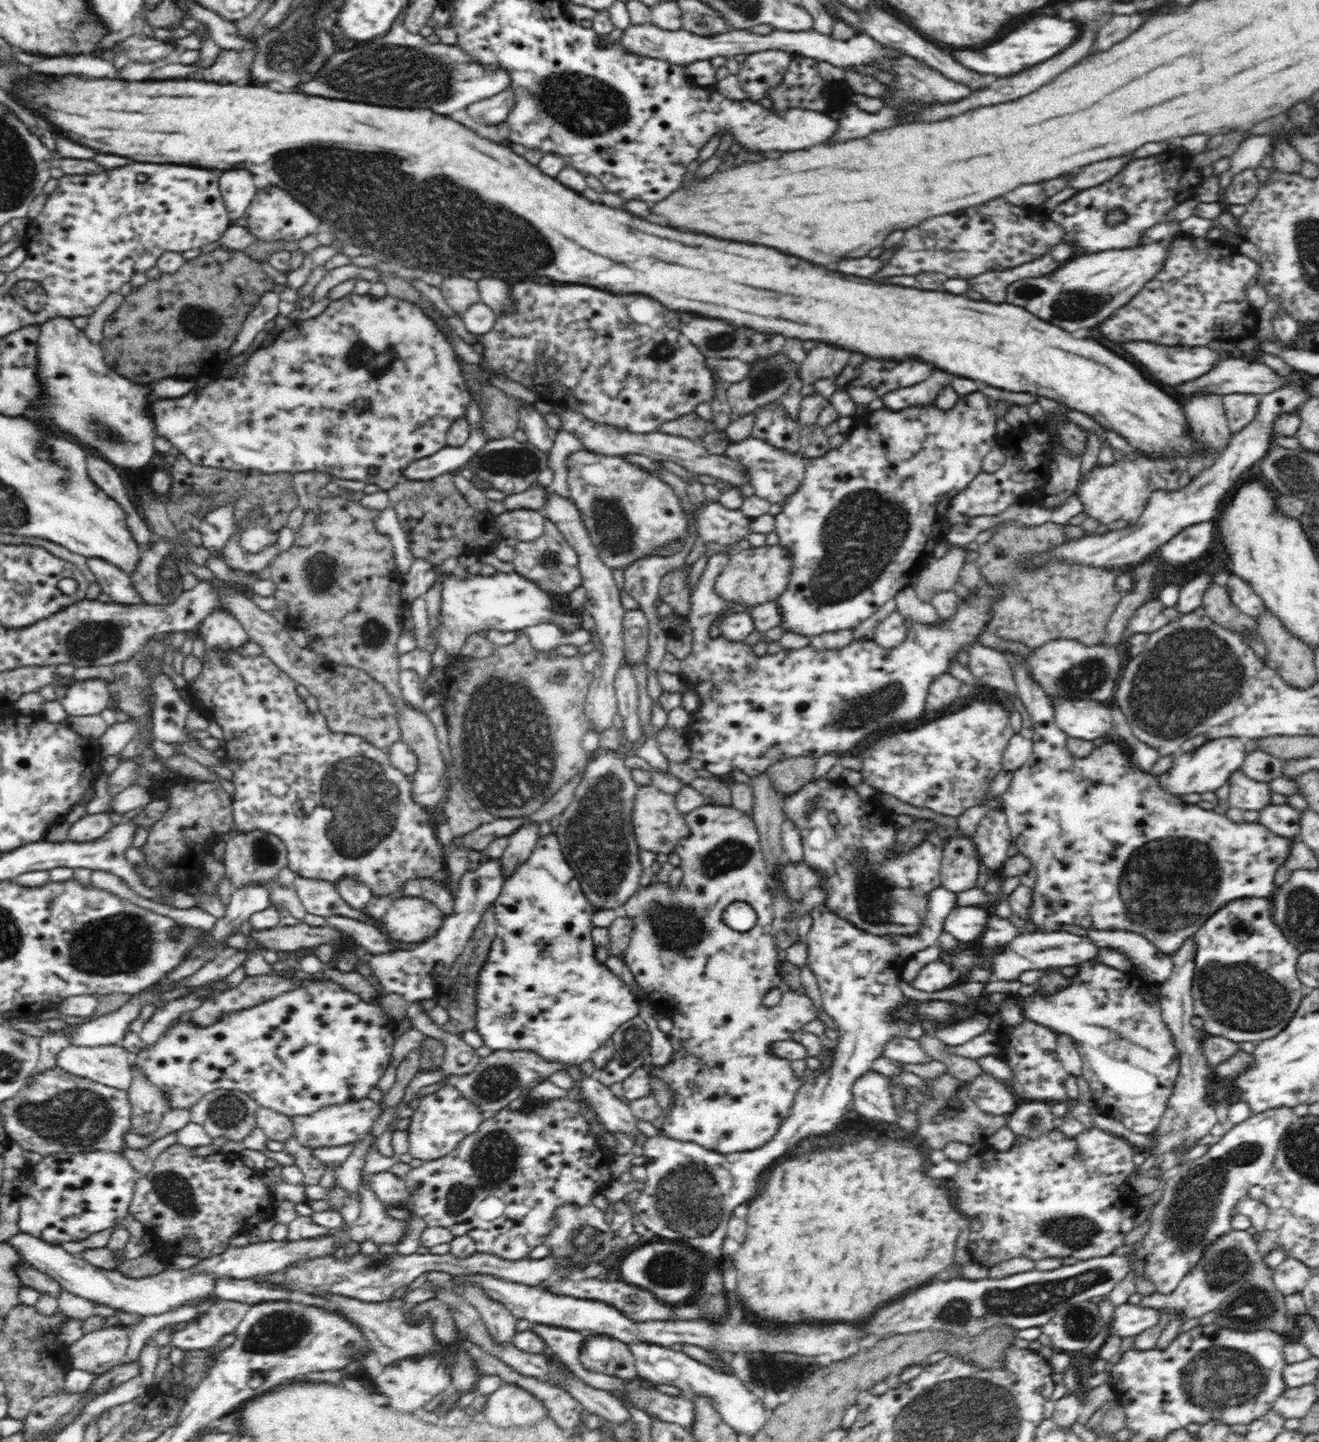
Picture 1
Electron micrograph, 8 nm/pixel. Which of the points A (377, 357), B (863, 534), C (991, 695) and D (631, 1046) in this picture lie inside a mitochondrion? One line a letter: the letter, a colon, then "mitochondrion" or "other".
A: mitochondrion
B: mitochondrion
C: other
D: mitochondrion

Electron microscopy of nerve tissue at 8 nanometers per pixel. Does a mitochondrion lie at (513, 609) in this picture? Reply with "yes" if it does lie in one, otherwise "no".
no

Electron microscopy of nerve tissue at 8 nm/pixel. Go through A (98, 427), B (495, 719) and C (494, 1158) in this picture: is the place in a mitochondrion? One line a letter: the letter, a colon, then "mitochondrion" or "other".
A: mitochondrion
B: mitochondrion
C: mitochondrion

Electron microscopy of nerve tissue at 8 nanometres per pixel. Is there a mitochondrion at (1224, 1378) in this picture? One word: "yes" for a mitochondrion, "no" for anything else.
yes

